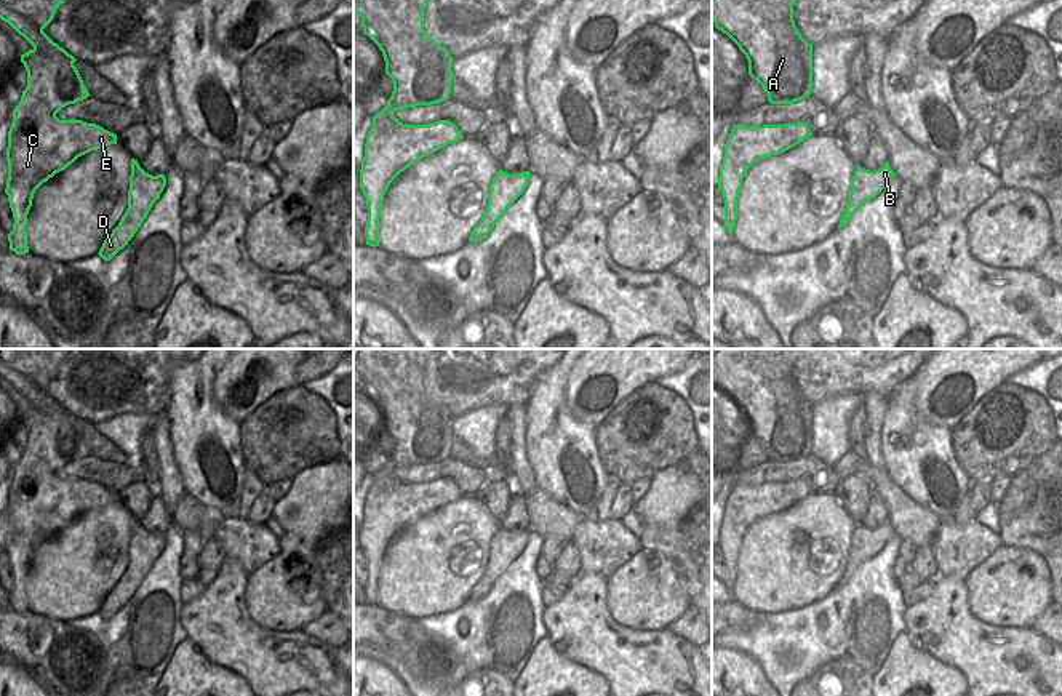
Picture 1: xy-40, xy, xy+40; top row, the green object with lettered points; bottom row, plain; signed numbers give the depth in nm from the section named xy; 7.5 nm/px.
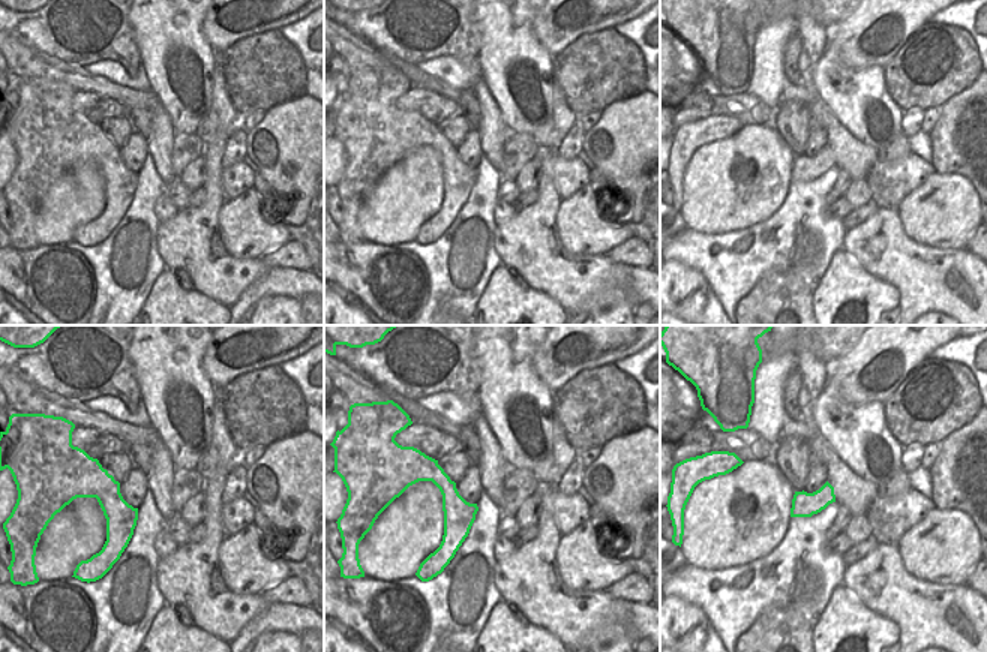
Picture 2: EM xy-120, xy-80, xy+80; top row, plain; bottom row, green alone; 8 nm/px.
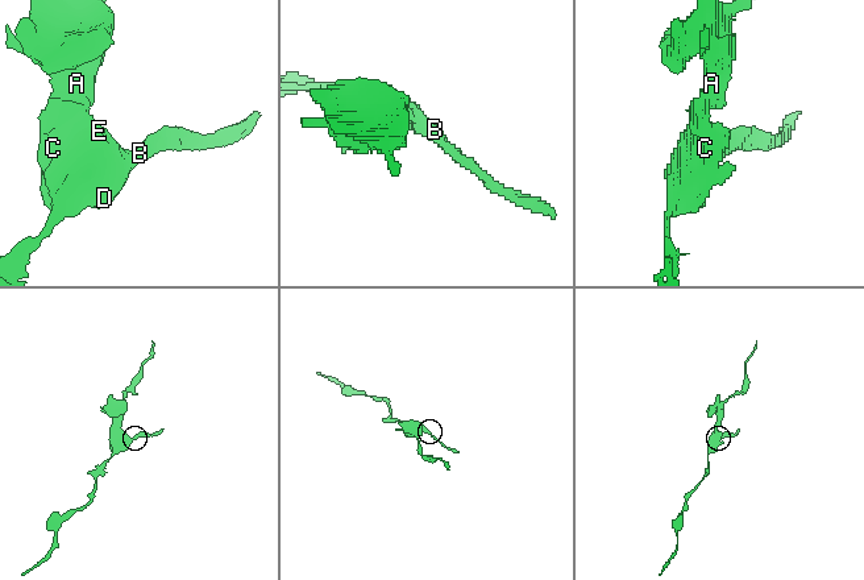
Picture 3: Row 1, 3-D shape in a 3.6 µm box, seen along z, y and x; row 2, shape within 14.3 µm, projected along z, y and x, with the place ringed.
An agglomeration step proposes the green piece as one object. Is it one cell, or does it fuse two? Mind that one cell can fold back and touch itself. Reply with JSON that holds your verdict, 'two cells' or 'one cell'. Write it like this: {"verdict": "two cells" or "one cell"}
{"verdict": "two cells"}

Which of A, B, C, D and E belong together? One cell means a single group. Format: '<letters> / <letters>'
A C D E / B

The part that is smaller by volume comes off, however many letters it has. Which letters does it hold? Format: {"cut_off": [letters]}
{"cut_off": ["B"]}

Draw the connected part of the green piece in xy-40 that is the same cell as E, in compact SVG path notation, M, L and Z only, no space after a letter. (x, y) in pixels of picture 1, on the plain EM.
M0 349L0 378L34 406L21 413L27 445L13 469L8 490L8 554L14 582L10 608L29 611L27 573L35 549L78 515L117 502L117 493L83 478L59 478L56 472L90 454L74 424L77 419L43 387L74 349Z

